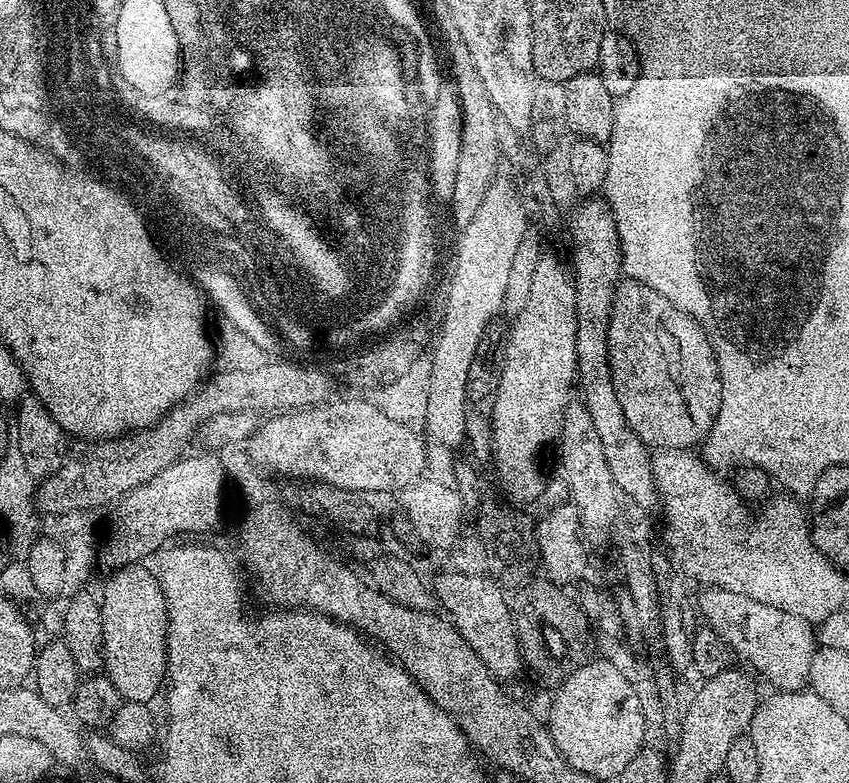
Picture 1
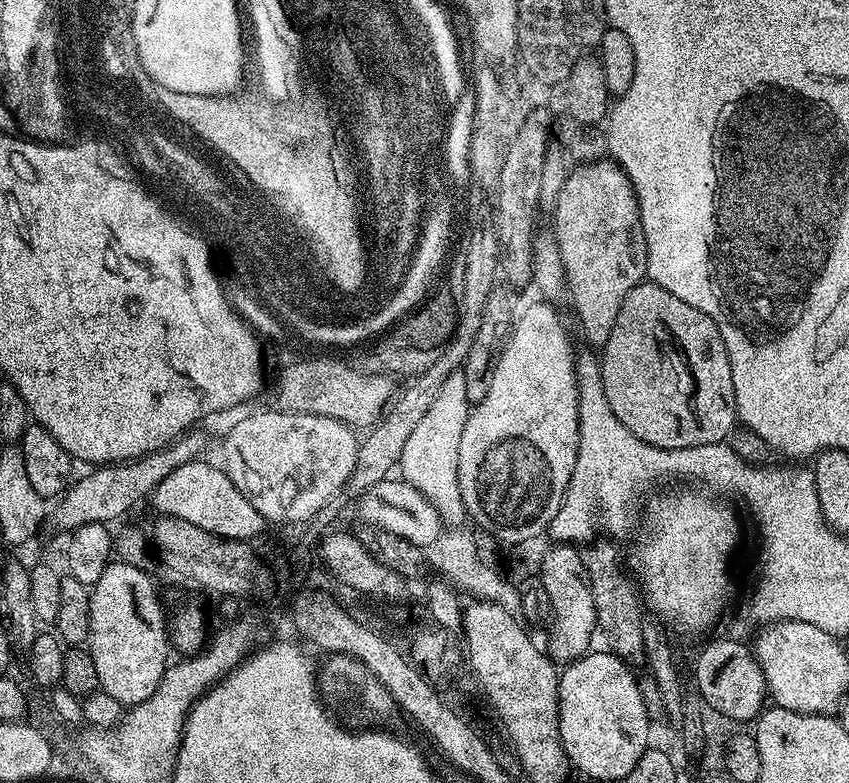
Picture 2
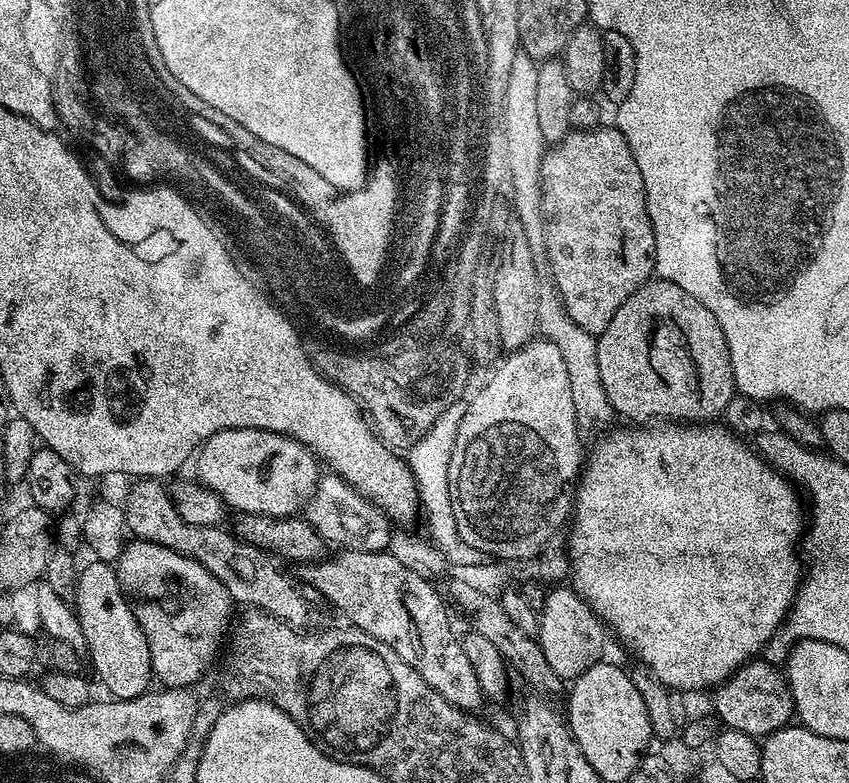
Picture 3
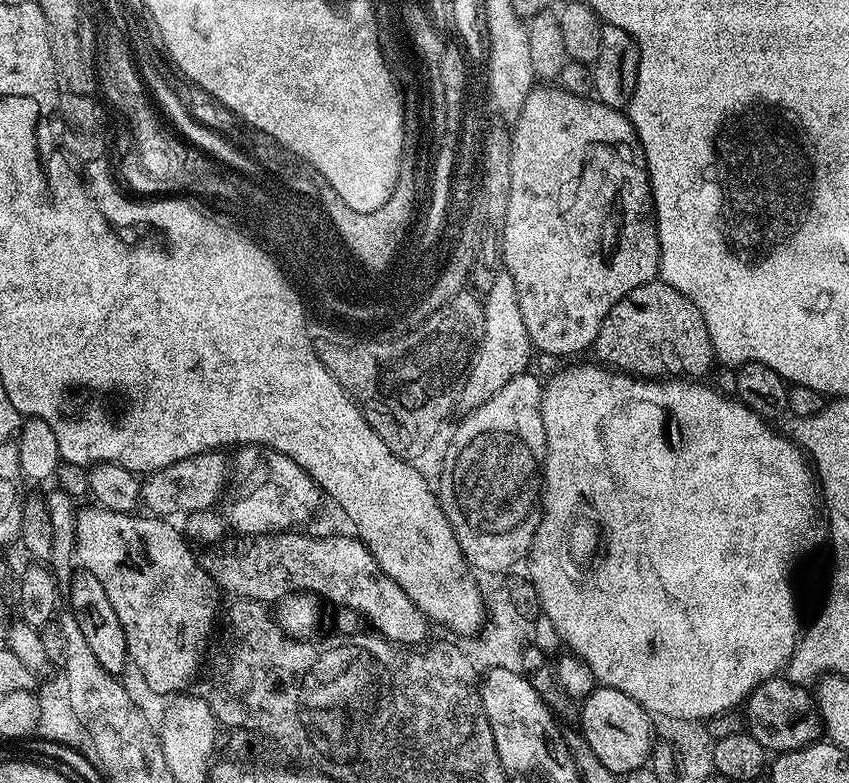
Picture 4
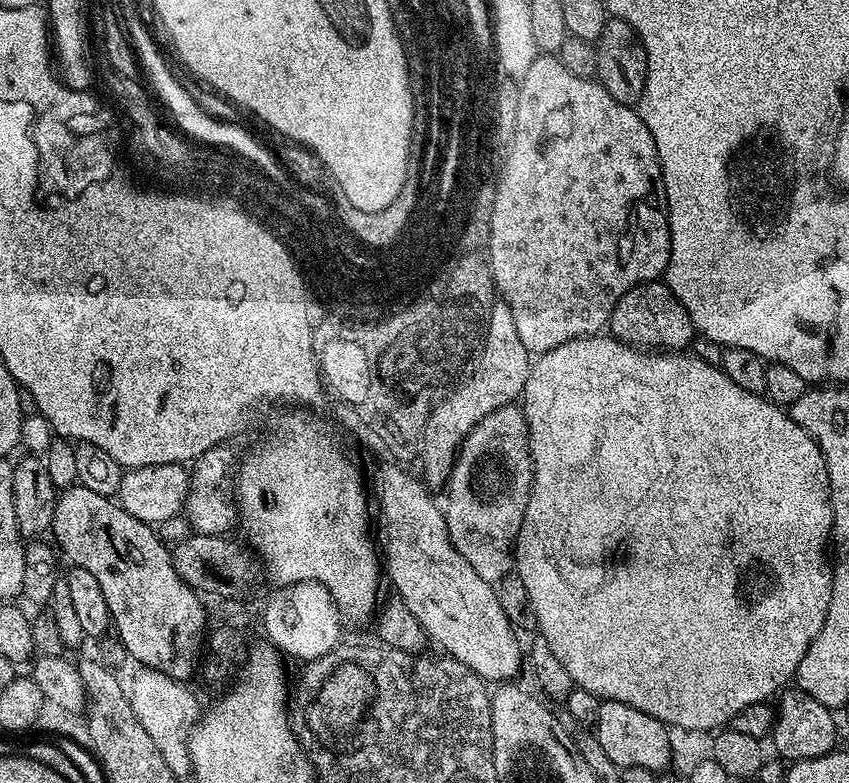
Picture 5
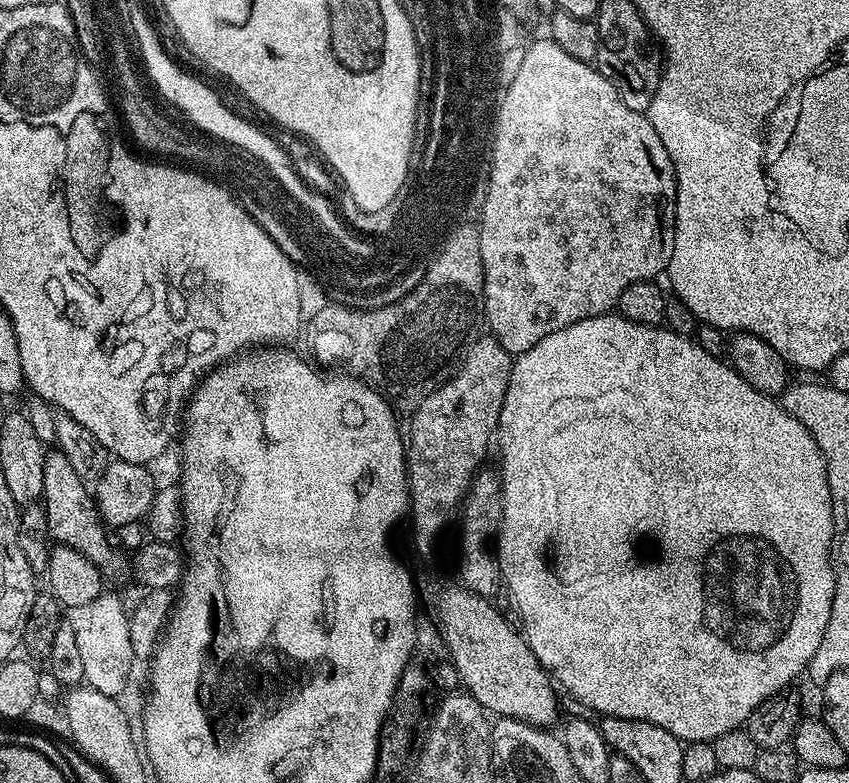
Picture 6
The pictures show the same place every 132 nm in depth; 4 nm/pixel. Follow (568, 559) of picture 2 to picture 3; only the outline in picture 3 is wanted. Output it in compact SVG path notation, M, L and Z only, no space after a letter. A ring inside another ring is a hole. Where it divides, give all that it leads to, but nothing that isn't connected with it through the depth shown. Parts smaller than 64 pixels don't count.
M566 590L552 594L546 610L544 626L538 629L536 639L542 646L546 662L562 680L570 682L601 661L605 629L594 609L583 598L576 598Z

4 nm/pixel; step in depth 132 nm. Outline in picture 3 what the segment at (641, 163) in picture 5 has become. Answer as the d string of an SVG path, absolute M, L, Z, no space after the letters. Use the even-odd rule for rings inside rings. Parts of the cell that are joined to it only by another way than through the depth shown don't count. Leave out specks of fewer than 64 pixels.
M597 126L569 131L567 136L563 136L557 144L551 145L545 151L540 162L540 193L544 203L545 240L548 243L549 261L552 264L552 277L556 280L557 290L560 292L561 301L564 303L569 318L582 330L593 334L604 332L606 326L610 326L610 318L614 318L614 314L618 314L618 306L622 306L622 302L626 302L626 298L630 298L630 294L634 294L634 290L638 290L643 284L647 284L649 280L653 279L656 267L656 239L648 213L642 170L638 170L638 162L630 150L626 138L620 133L620 129L615 126L604 127Z

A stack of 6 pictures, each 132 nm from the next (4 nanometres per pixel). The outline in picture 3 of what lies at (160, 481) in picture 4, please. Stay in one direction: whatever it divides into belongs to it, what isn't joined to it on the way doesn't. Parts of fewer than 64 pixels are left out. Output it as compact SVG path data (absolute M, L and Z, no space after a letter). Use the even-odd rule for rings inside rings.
M227 428L216 432L204 441L199 456L200 483L221 496L229 509L237 508L240 514L295 517L305 507L309 493L315 491L318 476L322 473L321 461L305 444L299 444L293 436L257 428Z

